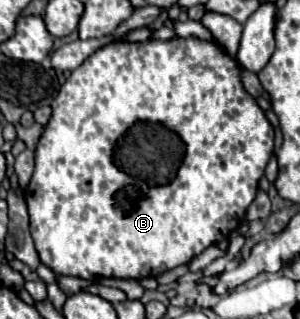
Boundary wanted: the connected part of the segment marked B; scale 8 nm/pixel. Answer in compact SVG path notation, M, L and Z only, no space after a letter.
M173 37L169 41L145 41L129 43L115 41L111 45L95 51L83 65L79 65L71 77L63 83L59 95L53 101L53 115L45 125L35 151L35 173L31 183L23 191L29 219L31 237L35 239L35 249L43 265L47 265L57 275L73 277L119 277L119 279L145 279L157 277L169 269L189 263L195 255L203 253L209 245L221 243L245 221L245 211L255 199L259 179L263 177L265 165L273 153L273 127L269 125L265 113L255 103L255 99L243 89L239 77L239 65L233 57L221 51L213 41L181 39Z

